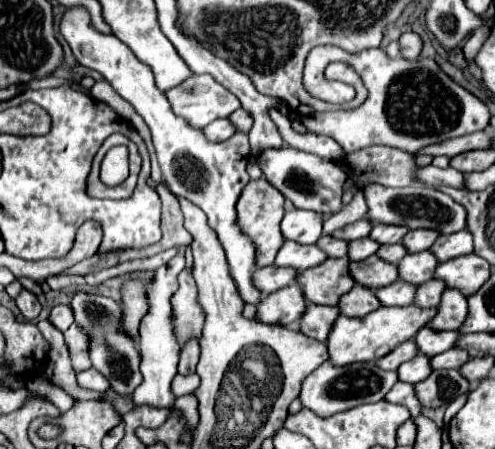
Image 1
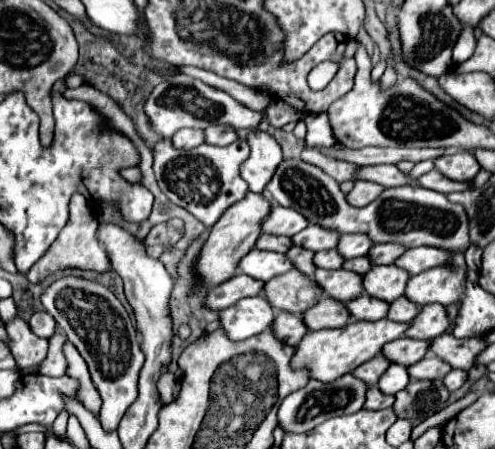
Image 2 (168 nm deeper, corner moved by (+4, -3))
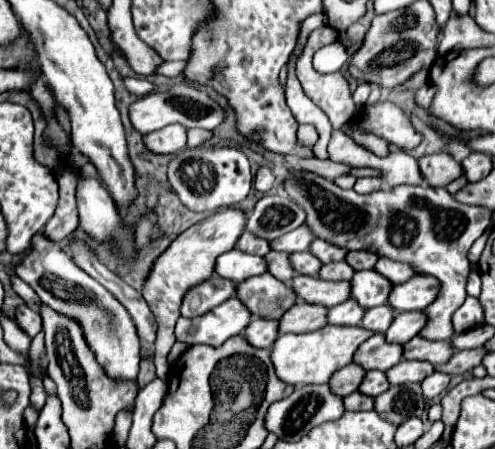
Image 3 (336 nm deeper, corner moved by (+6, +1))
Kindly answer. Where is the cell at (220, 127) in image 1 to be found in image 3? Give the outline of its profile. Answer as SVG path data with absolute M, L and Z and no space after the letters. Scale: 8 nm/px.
M181 124L165 126L163 130L145 136L145 144L155 154L175 154L187 146L187 128Z

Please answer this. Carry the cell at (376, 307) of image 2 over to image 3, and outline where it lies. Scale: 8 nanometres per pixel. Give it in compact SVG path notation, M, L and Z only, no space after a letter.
M349 298L347 302L329 308L329 324L337 324L337 326L357 326L361 324L361 318L365 316L365 310L361 310L361 306L357 306L357 302L353 302L353 298Z

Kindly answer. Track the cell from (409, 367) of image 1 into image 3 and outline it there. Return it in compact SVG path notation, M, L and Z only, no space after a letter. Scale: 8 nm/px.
M371 370L371 372L367 372L365 374L365 380L361 382L361 386L359 386L359 390L363 392L363 394L369 394L369 396L379 396L381 392L385 392L389 388L389 380L385 378L385 372L381 372L381 370Z

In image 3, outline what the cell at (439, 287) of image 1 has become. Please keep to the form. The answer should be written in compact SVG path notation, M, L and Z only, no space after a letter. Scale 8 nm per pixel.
M387 304L375 306L373 310L367 310L361 326L367 328L367 330L373 330L373 332L385 332L385 330L391 326L395 314L397 314L397 312L395 312L393 308L389 308Z

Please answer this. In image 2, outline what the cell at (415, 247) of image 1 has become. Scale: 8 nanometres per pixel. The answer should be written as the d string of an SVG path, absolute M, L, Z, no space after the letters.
M375 244L369 252L367 258L373 266L381 266L381 264L393 264L395 258L399 258L399 254L403 254L405 248L403 246L395 246L395 244Z

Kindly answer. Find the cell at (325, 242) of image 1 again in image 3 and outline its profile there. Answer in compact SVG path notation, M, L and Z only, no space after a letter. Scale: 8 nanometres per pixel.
M271 250L265 256L265 260L267 260L267 270L275 278L279 278L281 282L287 282L287 284L291 282L291 278L293 278L293 266L289 266L289 254L281 254L281 252Z

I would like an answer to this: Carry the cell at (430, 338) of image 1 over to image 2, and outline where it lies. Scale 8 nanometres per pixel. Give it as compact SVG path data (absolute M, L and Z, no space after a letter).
M399 338L393 342L387 342L381 350L381 354L391 362L391 364L401 364L401 366L411 366L419 362L427 354L427 340L413 340L413 338Z

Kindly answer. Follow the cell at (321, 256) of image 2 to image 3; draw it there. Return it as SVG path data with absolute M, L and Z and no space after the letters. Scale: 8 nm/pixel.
M309 250L307 252L297 252L297 254L291 254L291 266L295 268L297 274L309 274L309 276L315 276L321 268L321 262L317 256L313 256Z

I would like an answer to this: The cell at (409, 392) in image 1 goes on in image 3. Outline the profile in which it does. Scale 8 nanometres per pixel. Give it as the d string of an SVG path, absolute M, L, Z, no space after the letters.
M359 390L345 396L345 408L347 410L373 410L375 398L369 398L367 394L361 394Z

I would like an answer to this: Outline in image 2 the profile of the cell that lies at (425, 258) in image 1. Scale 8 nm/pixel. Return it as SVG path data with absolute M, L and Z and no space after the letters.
M373 266L367 274L363 274L363 290L371 298L379 298L383 302L393 302L395 298L403 296L405 284L409 276L405 270L399 270L397 266Z

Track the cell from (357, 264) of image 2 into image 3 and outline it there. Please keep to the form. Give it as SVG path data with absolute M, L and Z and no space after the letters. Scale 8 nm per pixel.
M345 260L325 264L319 270L319 278L323 278L323 280L349 280L349 278L353 278L353 274L355 274L355 270Z

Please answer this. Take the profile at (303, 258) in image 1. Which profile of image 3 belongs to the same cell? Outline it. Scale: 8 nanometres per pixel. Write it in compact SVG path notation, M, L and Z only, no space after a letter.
M237 248L221 254L217 258L217 266L215 266L215 272L223 278L229 278L233 282L243 282L245 278L251 278L251 276L257 276L257 274L263 274L267 272L267 266L265 266L265 258L261 256L249 256Z

